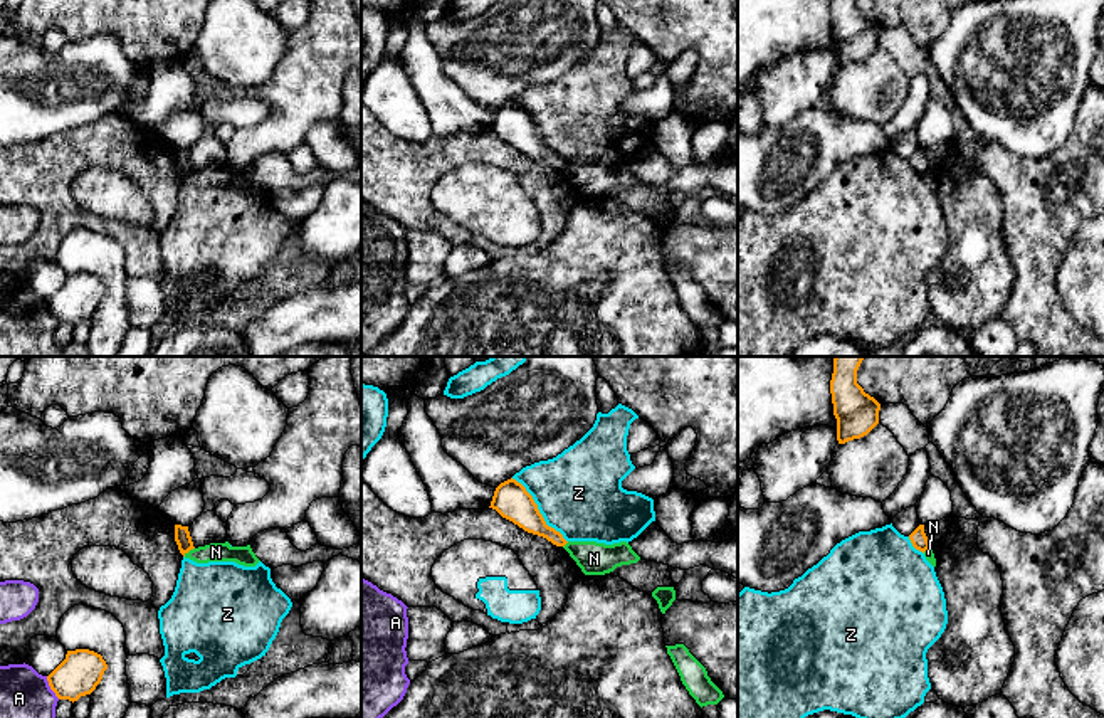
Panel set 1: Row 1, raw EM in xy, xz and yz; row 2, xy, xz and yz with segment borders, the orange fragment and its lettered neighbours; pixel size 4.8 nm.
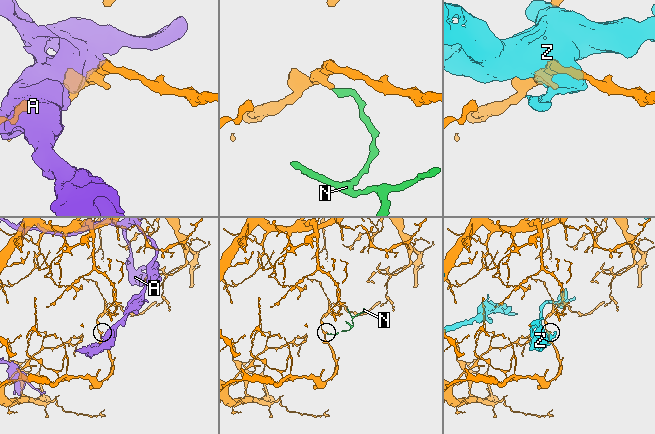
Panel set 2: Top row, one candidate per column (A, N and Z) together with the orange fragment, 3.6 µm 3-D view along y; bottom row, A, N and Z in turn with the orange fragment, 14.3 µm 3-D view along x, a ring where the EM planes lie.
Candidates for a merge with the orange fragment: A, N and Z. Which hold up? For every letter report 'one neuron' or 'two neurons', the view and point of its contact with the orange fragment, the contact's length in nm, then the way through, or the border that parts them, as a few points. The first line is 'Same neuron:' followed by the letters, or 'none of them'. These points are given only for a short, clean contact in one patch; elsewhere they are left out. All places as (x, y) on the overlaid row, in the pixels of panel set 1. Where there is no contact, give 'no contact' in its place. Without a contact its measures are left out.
Same neuron: none of them
A: two neurons; contact xy (51, 688); length 130 nm
N: two neurons; contact xy (189, 550); length 70 nm; border xy (194, 547), (184, 555)
Z: two neurons; contact xz (538, 510); length 420 nm

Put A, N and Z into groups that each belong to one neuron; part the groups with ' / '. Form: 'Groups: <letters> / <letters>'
Groups: A / N / Z

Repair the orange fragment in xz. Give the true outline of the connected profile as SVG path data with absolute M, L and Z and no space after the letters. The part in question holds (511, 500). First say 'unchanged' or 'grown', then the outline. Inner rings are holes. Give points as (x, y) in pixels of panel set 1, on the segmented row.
unchanged; M513 478L496 488L489 508L524 531L543 536L556 546L568 543L560 531L546 525L533 496Z

